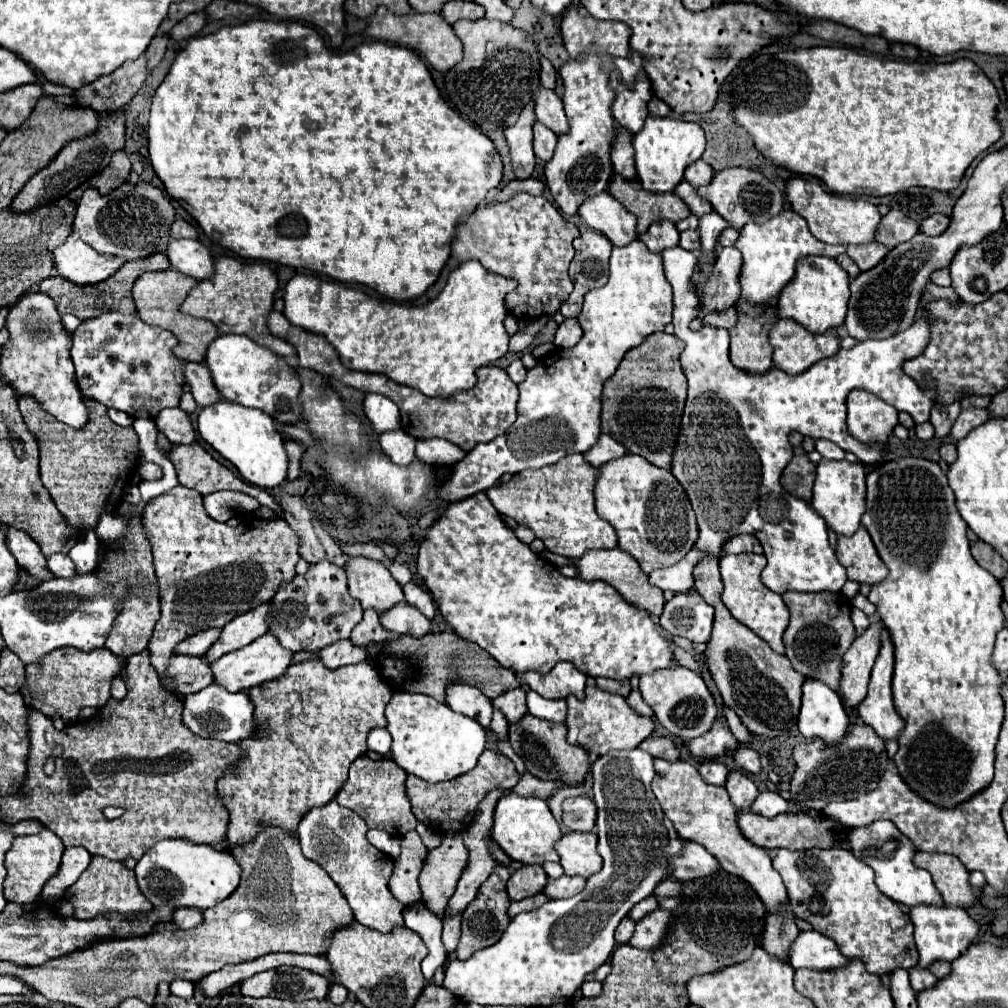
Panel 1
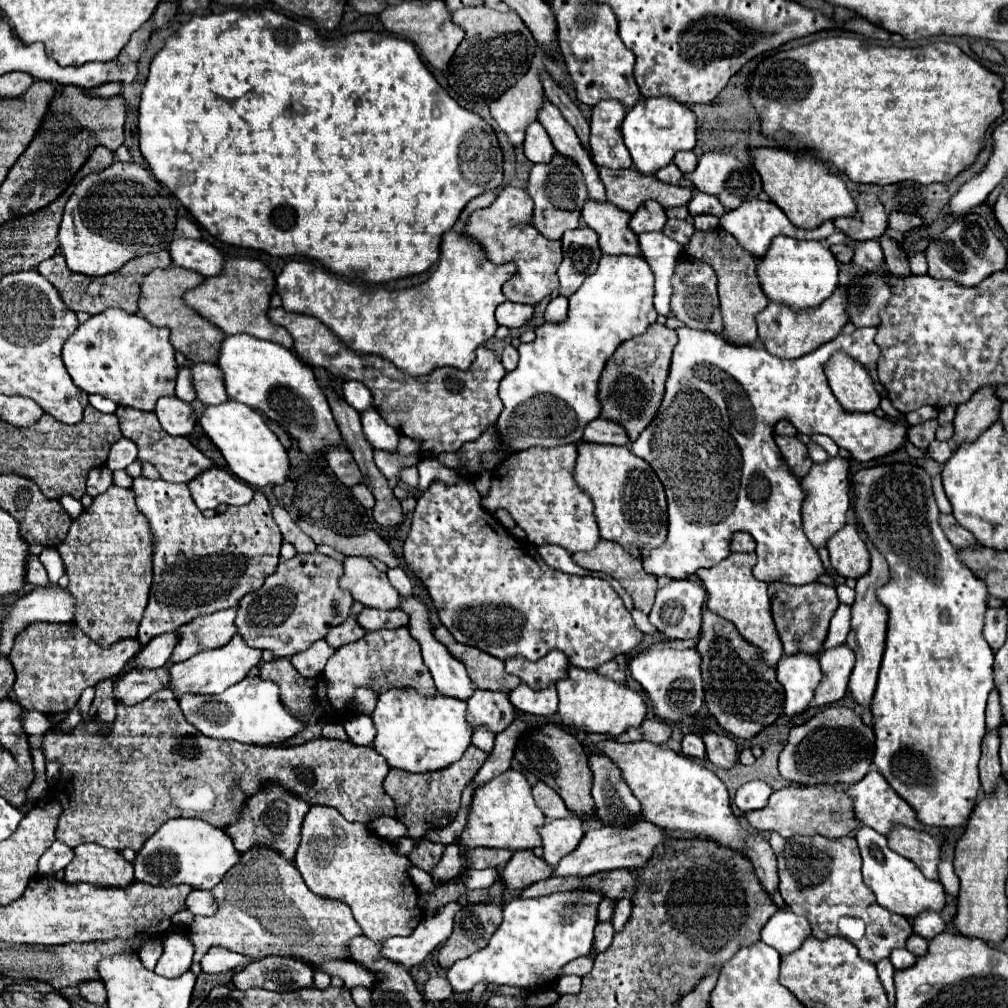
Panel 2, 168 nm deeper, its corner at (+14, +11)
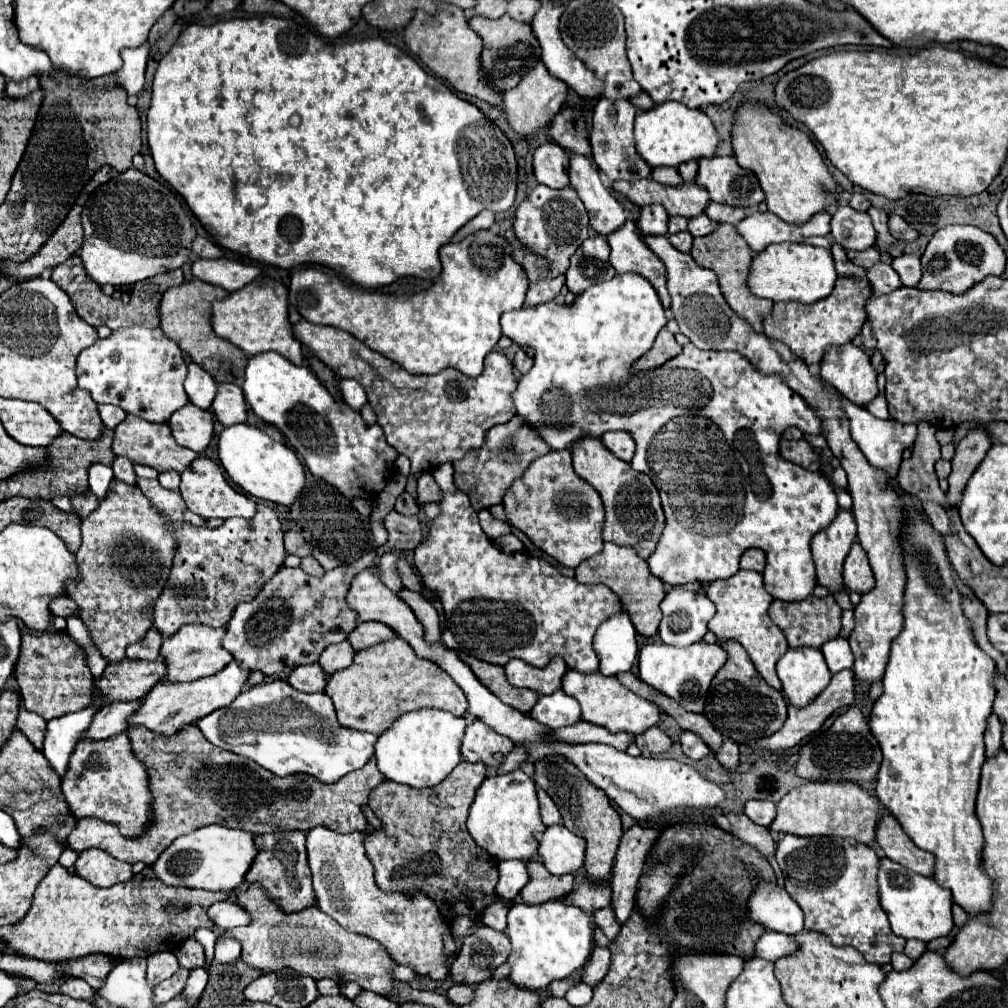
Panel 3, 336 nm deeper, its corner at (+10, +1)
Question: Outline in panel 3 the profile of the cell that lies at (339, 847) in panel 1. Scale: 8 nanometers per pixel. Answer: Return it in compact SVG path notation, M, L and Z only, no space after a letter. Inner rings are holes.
M314 827L306 835L306 849L316 905L322 913L330 915L346 931L376 939L394 961L410 965L418 975L430 975L436 981L446 979L450 957L444 953L444 935L450 933L450 927L426 895L406 897L378 889L374 883L374 867L364 851L364 833L354 831L340 835L326 827Z

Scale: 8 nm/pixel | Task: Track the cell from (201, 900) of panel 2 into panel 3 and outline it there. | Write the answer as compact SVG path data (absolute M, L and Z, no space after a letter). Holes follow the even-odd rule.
M222 901L222 903L214 903L208 909L210 919L216 923L216 927L220 931L224 929L234 929L240 925L248 925L250 923L250 915L248 911L244 911L240 905L236 905L234 901Z

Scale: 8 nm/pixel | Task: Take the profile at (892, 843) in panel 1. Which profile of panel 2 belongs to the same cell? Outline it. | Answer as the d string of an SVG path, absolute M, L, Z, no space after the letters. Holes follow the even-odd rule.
M860 825L854 833L854 839L858 841L860 855L864 861L862 863L864 883L872 889L872 893L876 895L876 901L880 901L882 907L890 909L892 913L904 915L904 917L914 917L924 909L942 911L946 903L942 883L926 879L910 859L894 853L886 843L886 835L872 831L868 825Z

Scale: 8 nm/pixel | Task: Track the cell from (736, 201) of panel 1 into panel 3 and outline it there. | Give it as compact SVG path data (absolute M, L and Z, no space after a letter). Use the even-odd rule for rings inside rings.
M734 157L700 159L696 183L706 187L710 199L734 207L756 207L764 201L764 191L756 175L742 169Z

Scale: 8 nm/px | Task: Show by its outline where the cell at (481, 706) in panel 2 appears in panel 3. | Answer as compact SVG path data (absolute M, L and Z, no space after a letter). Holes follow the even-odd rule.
M476 719L466 727L460 753L462 753L462 761L466 763L484 763L486 767L496 769L500 767L500 763L504 763L512 747L514 743L508 737L498 735L480 719Z

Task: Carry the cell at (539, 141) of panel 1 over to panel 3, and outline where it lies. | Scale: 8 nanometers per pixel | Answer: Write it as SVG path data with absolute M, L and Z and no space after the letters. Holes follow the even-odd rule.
M552 141L540 145L534 153L534 175L552 189L568 187L568 153Z

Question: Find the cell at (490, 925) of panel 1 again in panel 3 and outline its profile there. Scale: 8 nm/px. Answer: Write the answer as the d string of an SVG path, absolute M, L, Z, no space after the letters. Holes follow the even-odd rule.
M490 927L474 929L474 933L464 937L462 949L460 949L460 953L456 955L456 959L450 965L450 977L456 983L466 983L466 985L476 983L478 985L478 983L490 979L494 975L494 969L500 967L508 959L508 955L510 955L510 941L508 941L508 937L504 933L494 931Z

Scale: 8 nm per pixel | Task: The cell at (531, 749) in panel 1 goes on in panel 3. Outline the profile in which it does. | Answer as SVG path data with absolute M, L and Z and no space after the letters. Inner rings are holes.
M546 757L538 761L534 769L536 769L536 777L534 777L536 785L542 787L554 799L556 807L562 813L564 827L586 839L586 863L584 863L586 877L596 879L596 883L608 883L612 867L614 867L616 847L622 837L622 825L620 825L618 811L612 807L606 793L594 787L564 757Z

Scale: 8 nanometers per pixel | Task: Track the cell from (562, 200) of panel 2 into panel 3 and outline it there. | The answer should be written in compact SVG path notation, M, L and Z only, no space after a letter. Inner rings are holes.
M538 185L516 209L514 231L522 247L550 261L550 275L556 277L568 271L570 257L588 237L586 207L572 187L550 189L546 185Z

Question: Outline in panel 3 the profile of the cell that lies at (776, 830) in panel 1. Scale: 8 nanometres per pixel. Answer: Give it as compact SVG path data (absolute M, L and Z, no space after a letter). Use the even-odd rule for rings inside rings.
M810 781L792 789L780 803L770 831L792 835L838 835L872 843L876 833L880 801L852 781Z

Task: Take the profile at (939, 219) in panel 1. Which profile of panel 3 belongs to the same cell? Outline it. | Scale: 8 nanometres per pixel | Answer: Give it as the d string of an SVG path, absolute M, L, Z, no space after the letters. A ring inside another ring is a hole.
M890 215L888 229L890 229L890 235L898 241L916 241L918 239L918 231L912 229L900 215Z

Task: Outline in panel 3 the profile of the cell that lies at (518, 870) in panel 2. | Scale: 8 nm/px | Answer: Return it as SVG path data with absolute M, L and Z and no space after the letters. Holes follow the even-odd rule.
M528 861L528 873L530 881L522 889L520 897L524 903L546 903L546 901L558 901L560 895L568 895L574 887L572 875L552 875L540 861Z

